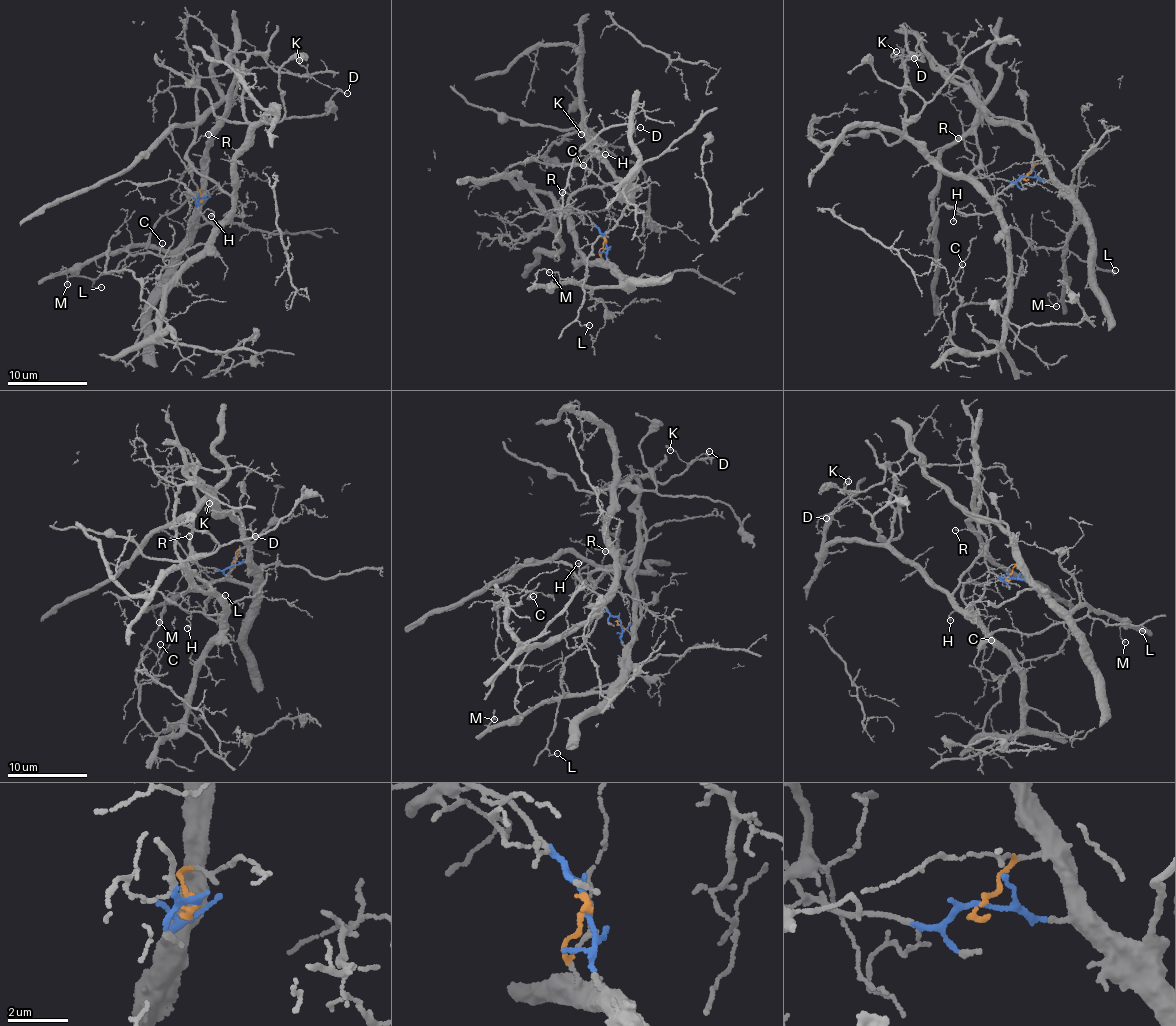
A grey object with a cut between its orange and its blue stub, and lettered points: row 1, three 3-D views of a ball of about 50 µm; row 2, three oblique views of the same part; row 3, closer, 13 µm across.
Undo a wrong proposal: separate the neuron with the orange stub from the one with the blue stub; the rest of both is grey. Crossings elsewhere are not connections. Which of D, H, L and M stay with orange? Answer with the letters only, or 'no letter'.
D, H

